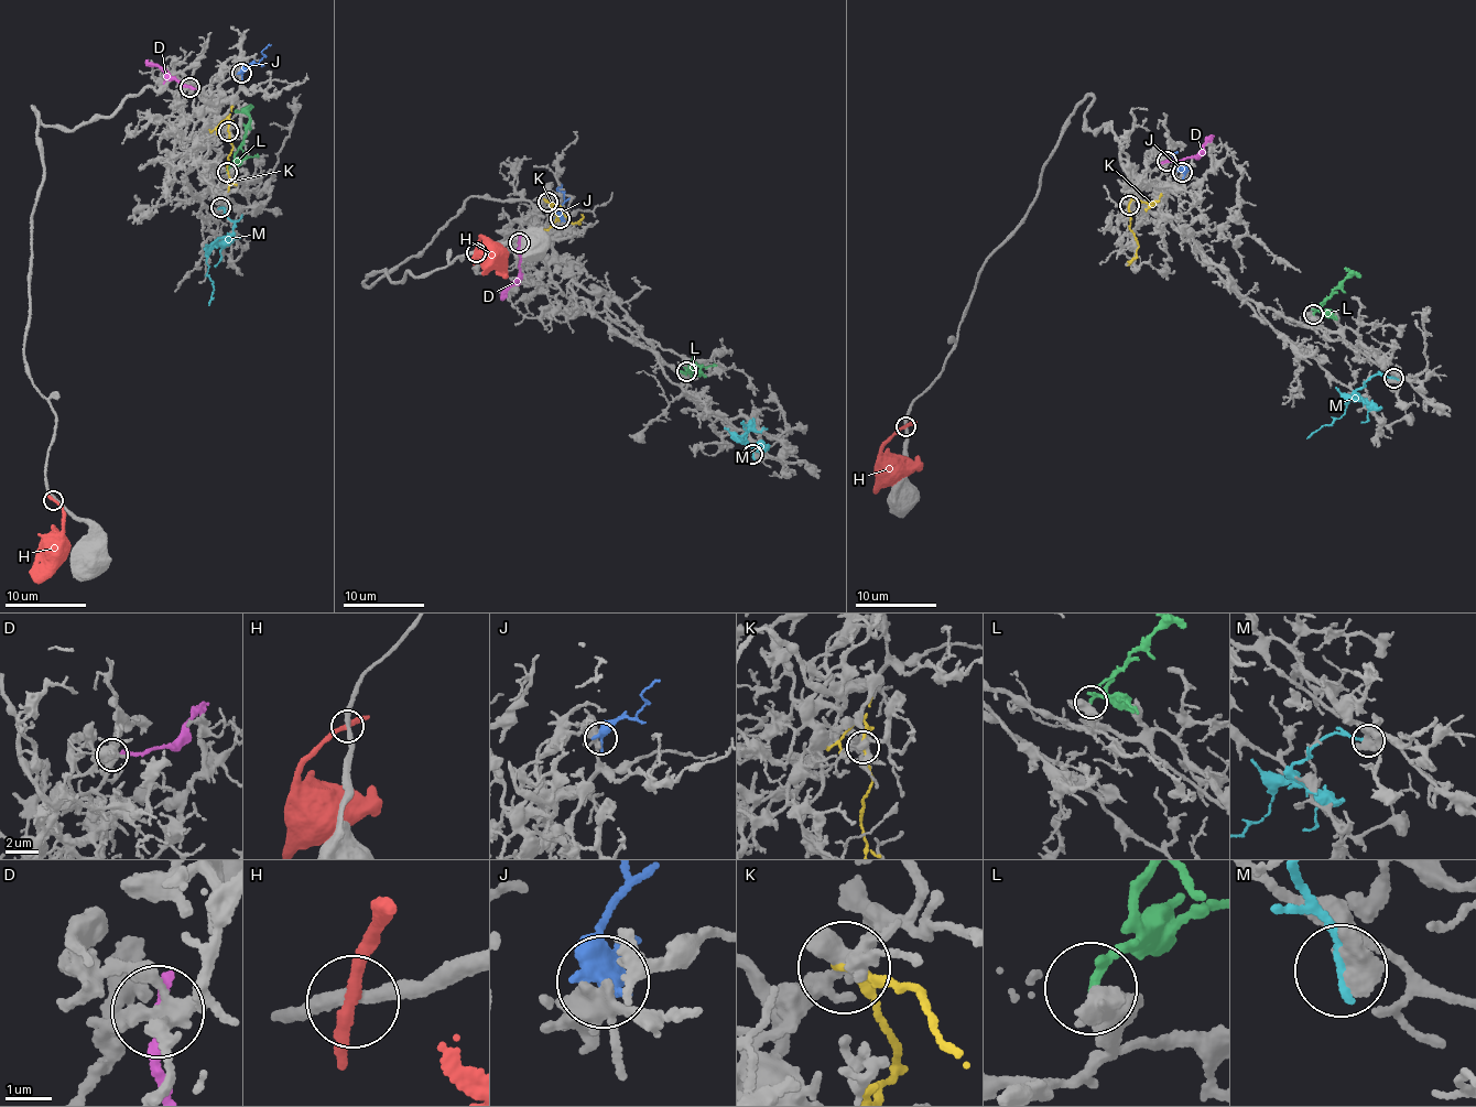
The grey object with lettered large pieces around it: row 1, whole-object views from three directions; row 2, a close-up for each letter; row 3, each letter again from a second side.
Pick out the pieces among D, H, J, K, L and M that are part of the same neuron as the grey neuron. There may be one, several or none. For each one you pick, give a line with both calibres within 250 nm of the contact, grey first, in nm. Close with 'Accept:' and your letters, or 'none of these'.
L: Thickness 420 nm (grey) against 190 nm
Accept: L

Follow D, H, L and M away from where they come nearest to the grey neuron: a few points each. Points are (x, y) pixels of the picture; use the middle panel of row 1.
D: (519, 241), (520, 282), (509, 288), (500, 300)
H: (476, 252), (480, 237), (495, 249), (487, 268)
L: (685, 371), (691, 361), (693, 364), (686, 372), (677, 371)
M: (752, 453), (746, 436), (750, 424), (740, 442), (745, 426), (741, 422)

